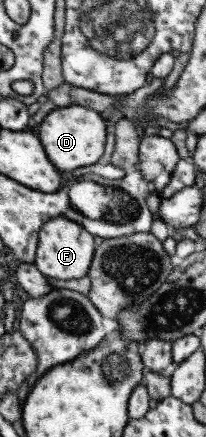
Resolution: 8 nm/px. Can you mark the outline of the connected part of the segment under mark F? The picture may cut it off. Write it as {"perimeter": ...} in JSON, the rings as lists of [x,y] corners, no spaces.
{"perimeter":[[[64,216],[46,220],[37,233],[34,267],[46,278],[78,279],[86,275],[95,251],[96,237]]]}

